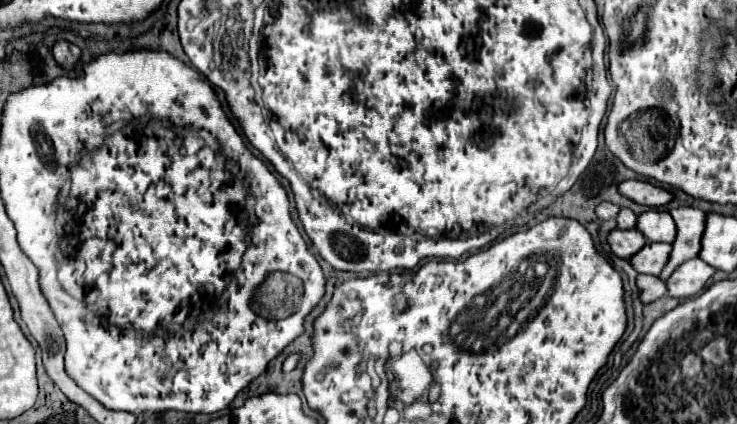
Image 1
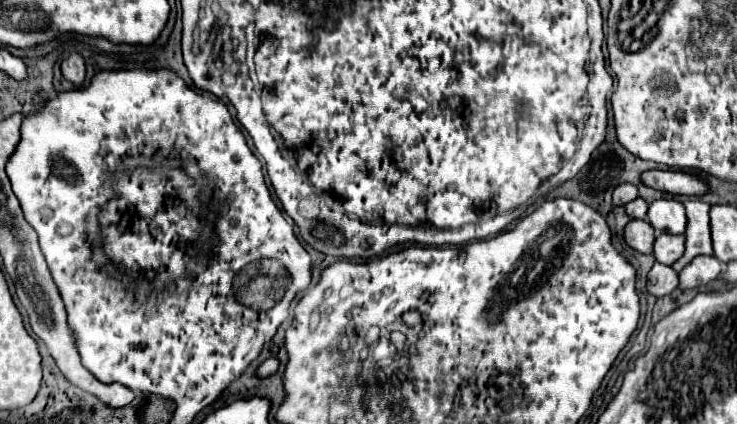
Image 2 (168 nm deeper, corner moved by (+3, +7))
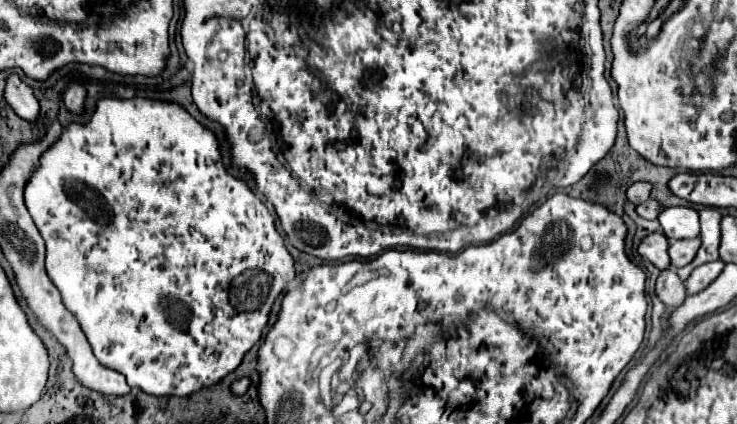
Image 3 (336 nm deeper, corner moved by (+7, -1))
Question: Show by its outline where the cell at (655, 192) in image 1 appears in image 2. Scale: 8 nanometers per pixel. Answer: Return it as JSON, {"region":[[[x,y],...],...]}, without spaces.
{"region":[[[645,171],[641,173],[641,181],[647,187],[673,195],[703,195],[707,191],[707,185],[699,177],[683,171]]]}

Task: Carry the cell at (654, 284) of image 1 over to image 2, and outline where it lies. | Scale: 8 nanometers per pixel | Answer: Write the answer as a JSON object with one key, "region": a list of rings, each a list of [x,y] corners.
{"region":[[[655,263],[647,275],[647,291],[655,297],[663,297],[663,295],[669,295],[677,283],[679,283],[679,277],[677,277],[677,271],[673,271],[671,267],[667,265],[661,265],[661,263]]]}

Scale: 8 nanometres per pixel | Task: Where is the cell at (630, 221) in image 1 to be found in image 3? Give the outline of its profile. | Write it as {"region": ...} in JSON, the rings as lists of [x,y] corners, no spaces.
{"region":[[[653,199],[637,205],[637,213],[639,213],[643,219],[657,219],[657,215],[661,213],[661,209],[663,209],[663,205],[657,203],[657,201],[653,201]]]}

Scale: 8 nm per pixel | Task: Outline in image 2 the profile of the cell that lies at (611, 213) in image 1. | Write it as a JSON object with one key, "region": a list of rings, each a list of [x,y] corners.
{"region":[[[623,183],[619,187],[613,189],[613,205],[619,207],[619,205],[625,205],[629,201],[633,201],[637,197],[637,187],[629,185],[629,183]]]}

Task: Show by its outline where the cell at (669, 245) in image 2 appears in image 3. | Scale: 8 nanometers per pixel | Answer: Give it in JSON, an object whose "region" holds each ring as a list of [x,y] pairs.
{"region":[[[695,237],[695,239],[681,239],[681,241],[671,243],[671,247],[669,247],[671,267],[679,269],[679,267],[691,263],[693,257],[697,255],[697,247],[701,247],[701,239],[699,237]]]}

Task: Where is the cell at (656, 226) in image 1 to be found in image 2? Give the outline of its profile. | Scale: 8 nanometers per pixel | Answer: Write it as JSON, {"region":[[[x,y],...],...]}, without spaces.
{"region":[[[659,199],[649,203],[647,221],[653,225],[655,233],[683,233],[687,225],[685,207],[673,199]]]}

